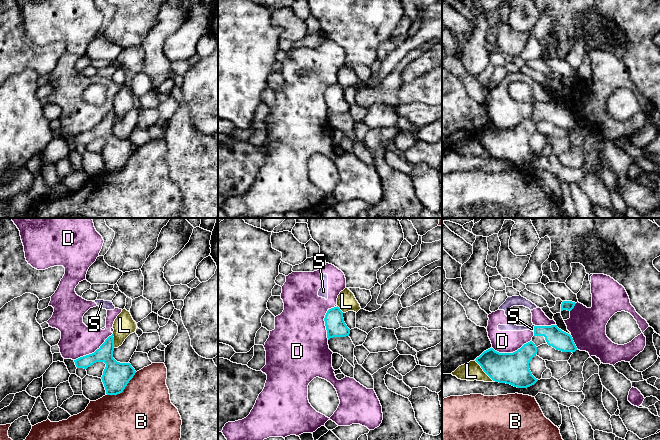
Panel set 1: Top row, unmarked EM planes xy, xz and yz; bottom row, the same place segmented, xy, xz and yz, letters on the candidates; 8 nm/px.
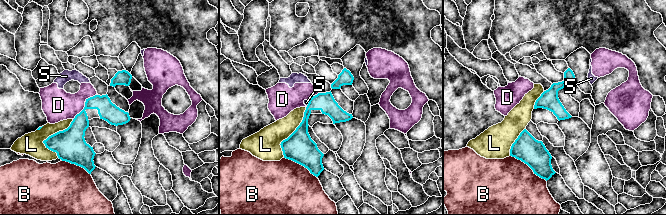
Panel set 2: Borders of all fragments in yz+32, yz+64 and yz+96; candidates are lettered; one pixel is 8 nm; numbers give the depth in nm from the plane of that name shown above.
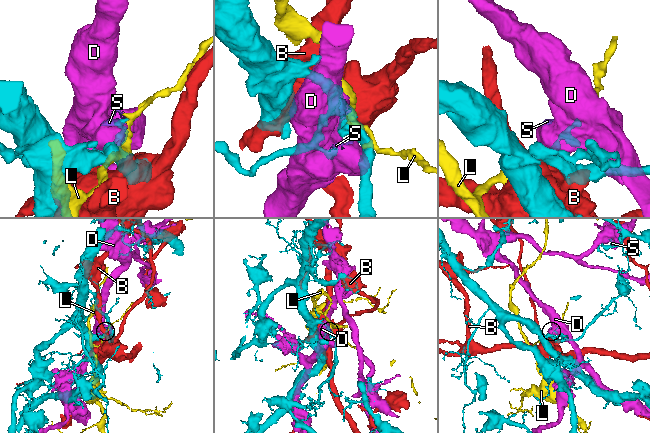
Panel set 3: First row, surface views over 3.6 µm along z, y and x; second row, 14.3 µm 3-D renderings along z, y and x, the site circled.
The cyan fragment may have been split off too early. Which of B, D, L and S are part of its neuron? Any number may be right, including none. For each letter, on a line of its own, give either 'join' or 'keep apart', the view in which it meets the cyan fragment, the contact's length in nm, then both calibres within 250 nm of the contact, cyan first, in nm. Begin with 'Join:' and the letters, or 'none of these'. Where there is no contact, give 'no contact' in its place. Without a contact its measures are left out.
Join: none of these
B: keep apart; contact in xy; length 300 nm; calibres 220 and 460 nm
D: keep apart; contact in xy; length 380 nm; calibres 200 and 280 nm
L: keep apart; contact in yz; length 240 nm; calibres 260 and 150 nm
S: keep apart; contact in yz; length 60 nm; calibres 160 and 70 nm

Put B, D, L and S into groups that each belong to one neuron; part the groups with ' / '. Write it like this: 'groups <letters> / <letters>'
groups B / D S / L

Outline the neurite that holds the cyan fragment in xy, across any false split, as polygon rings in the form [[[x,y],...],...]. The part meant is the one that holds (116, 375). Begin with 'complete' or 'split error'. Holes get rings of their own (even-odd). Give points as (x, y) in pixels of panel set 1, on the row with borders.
complete; [[[109,336],[94,353],[74,360],[77,368],[87,369],[96,362],[104,362],[106,367],[101,377],[107,395],[123,392],[136,371],[130,363],[120,363],[113,358],[114,337]]]

